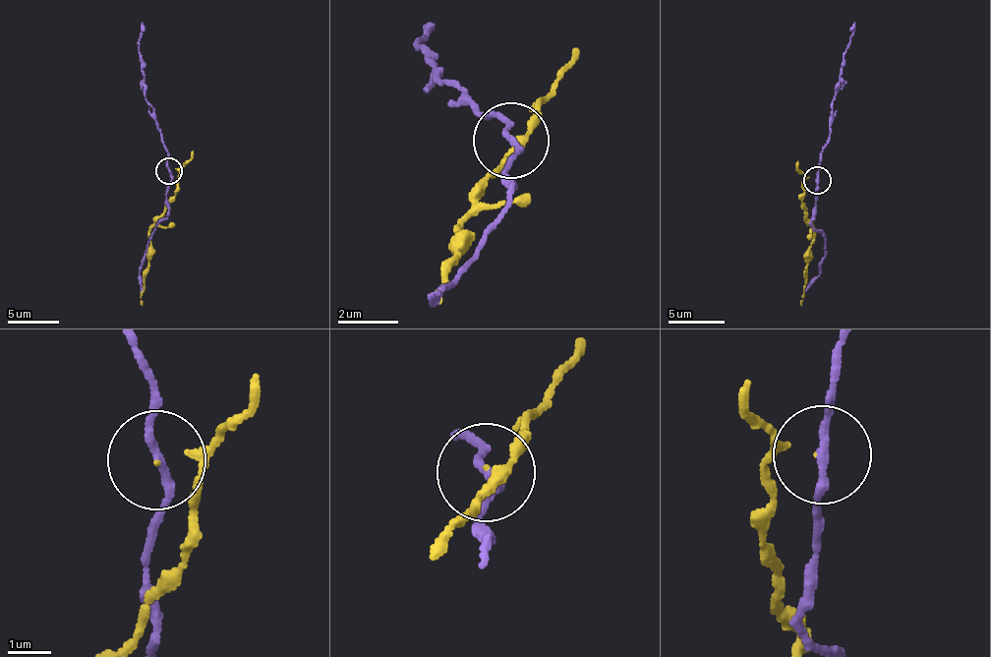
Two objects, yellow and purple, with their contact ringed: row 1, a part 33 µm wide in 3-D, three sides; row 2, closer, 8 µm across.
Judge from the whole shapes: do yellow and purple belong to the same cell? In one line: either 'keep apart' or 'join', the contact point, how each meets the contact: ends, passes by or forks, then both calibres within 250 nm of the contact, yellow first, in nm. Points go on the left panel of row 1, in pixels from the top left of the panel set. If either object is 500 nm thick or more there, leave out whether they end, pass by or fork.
keep apart | (169, 171) | yellow ends | purple passes by | 20/180 nm

